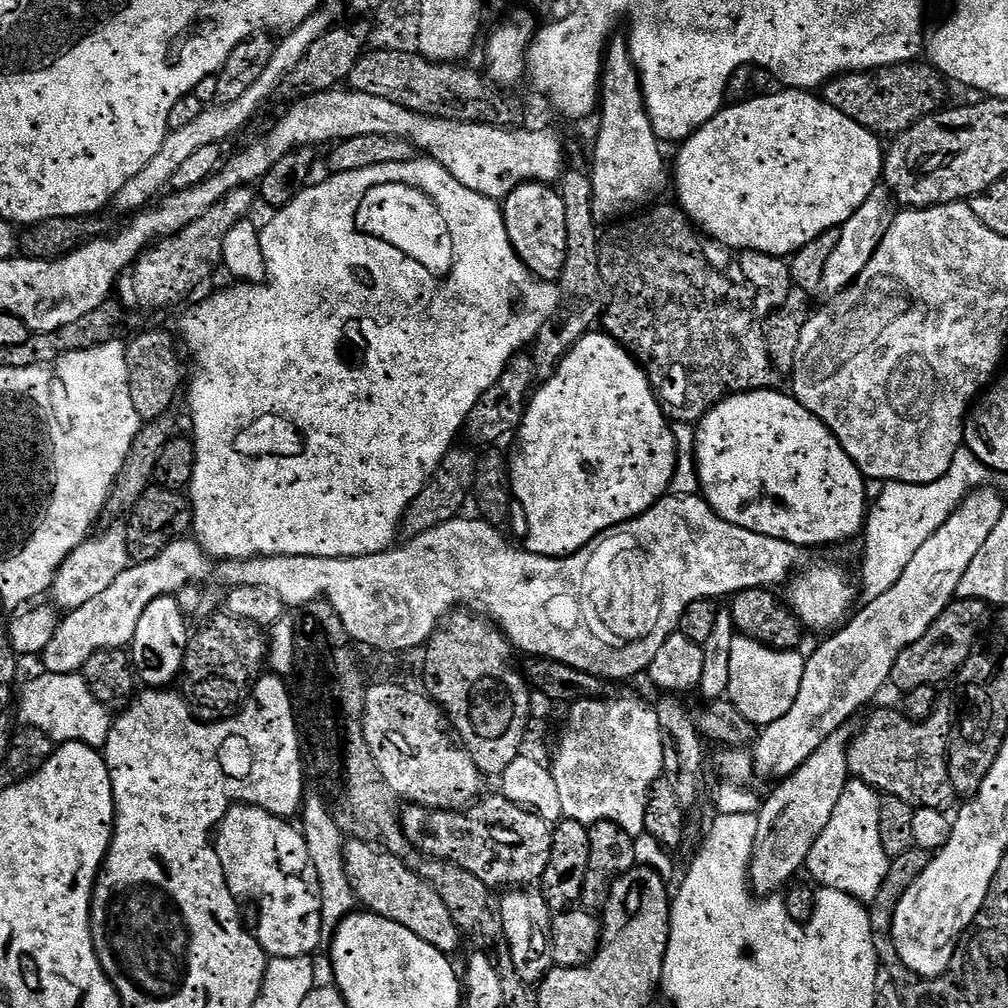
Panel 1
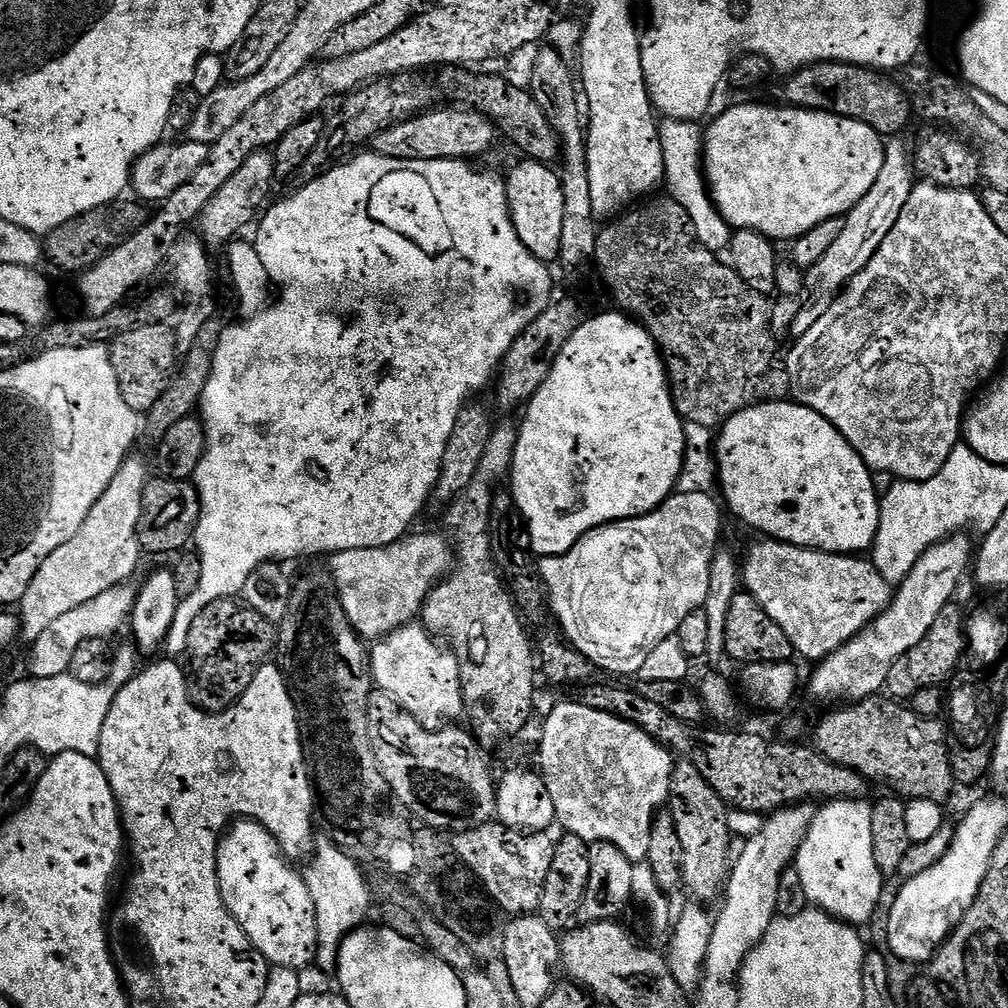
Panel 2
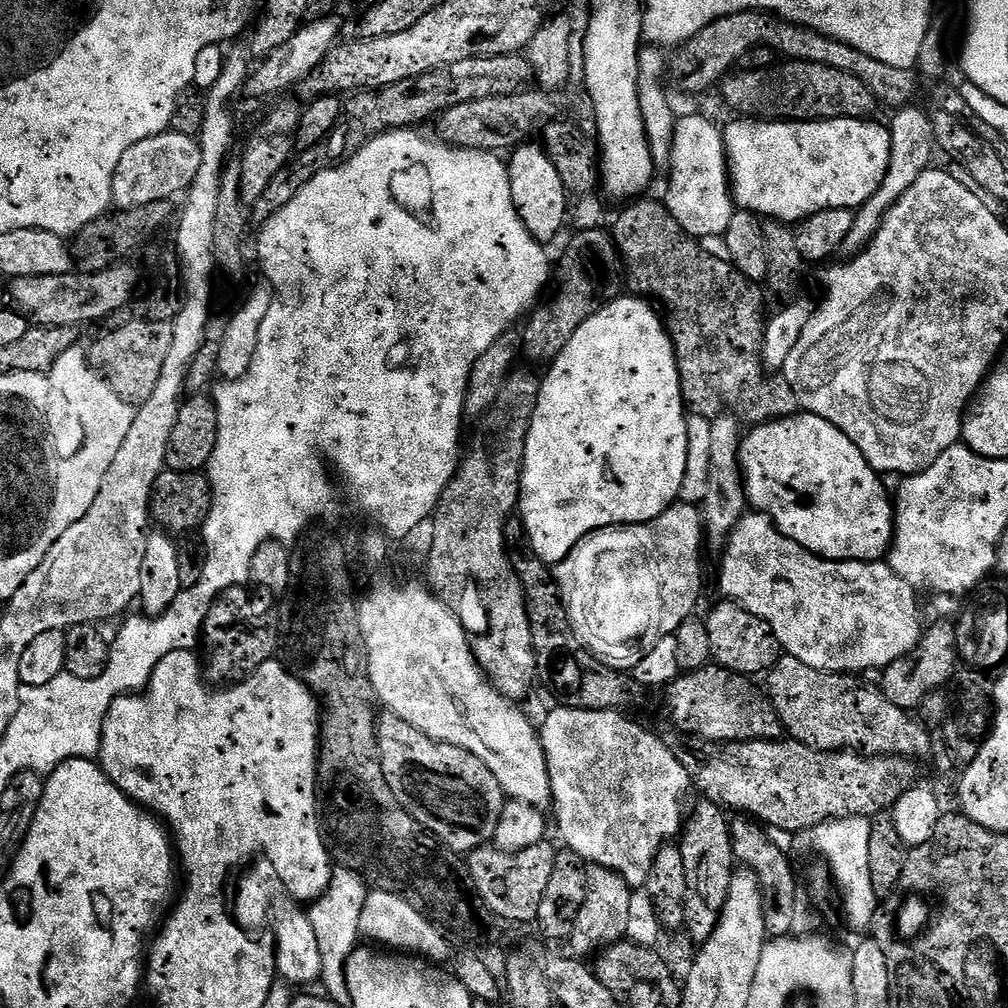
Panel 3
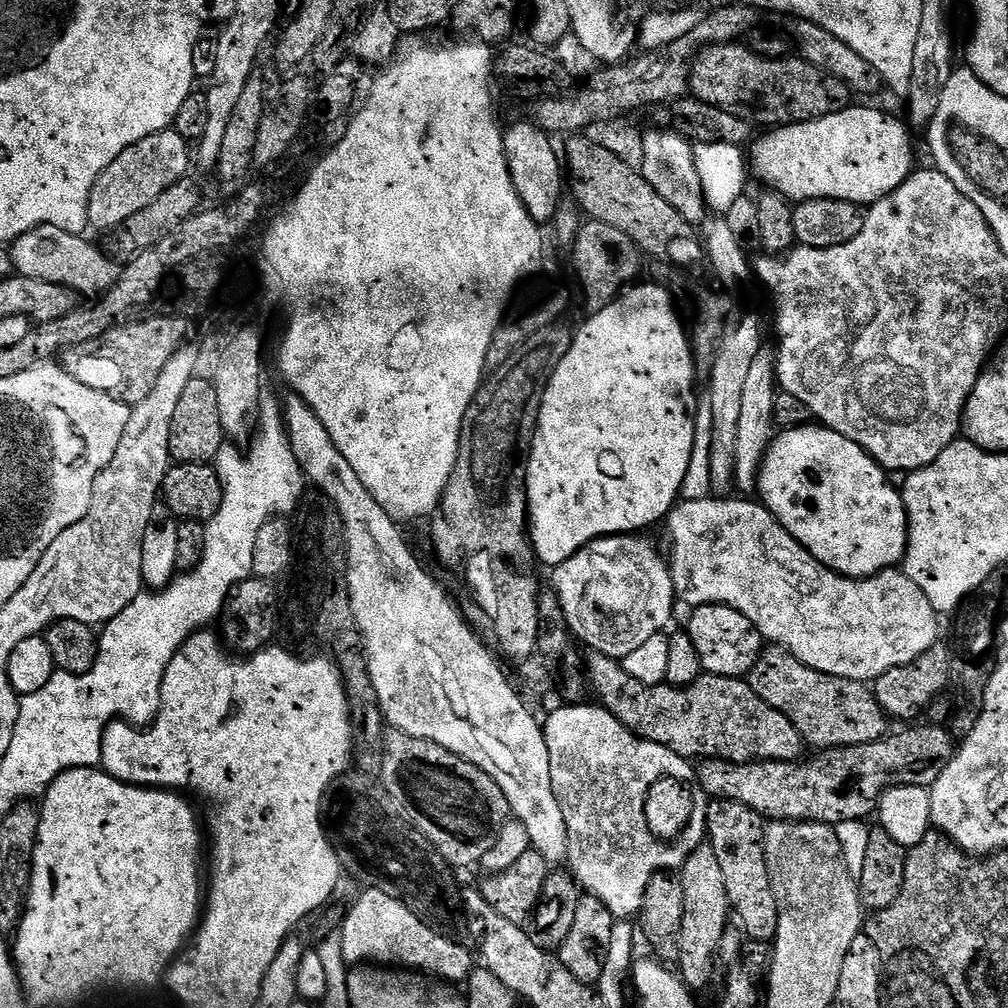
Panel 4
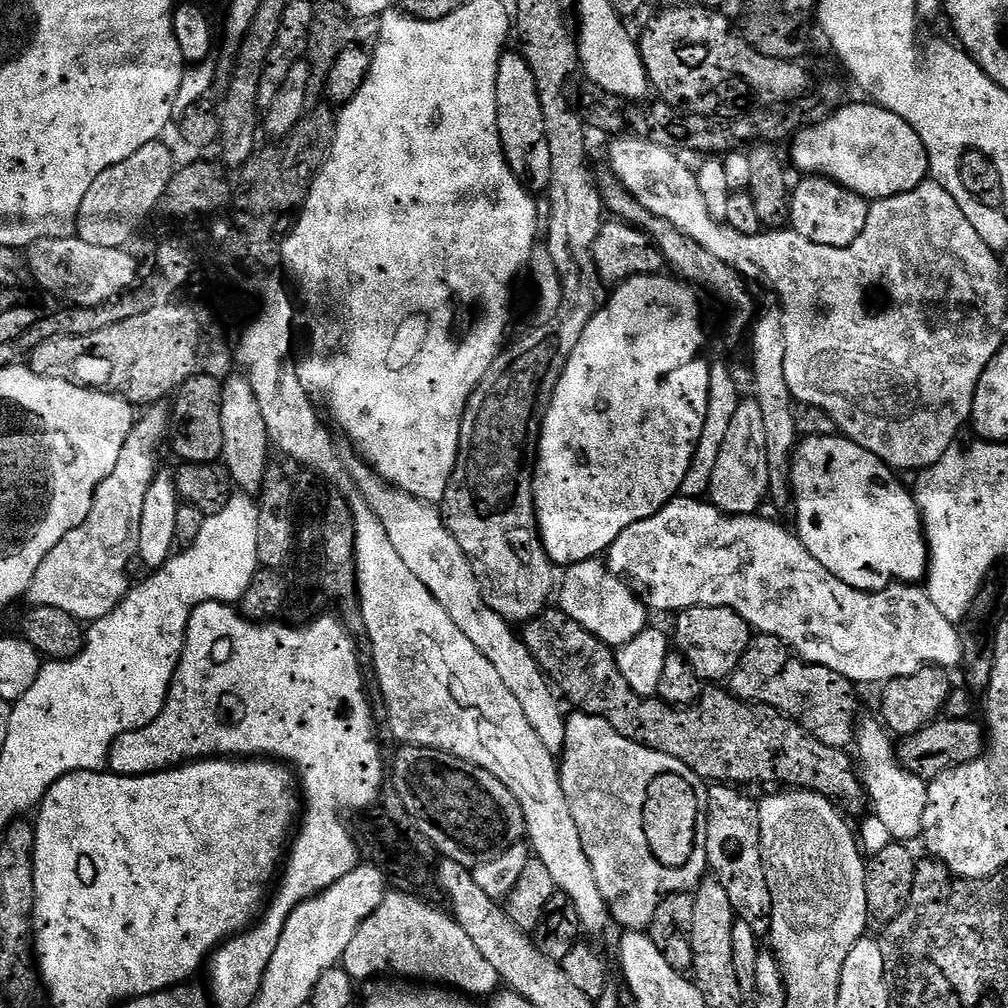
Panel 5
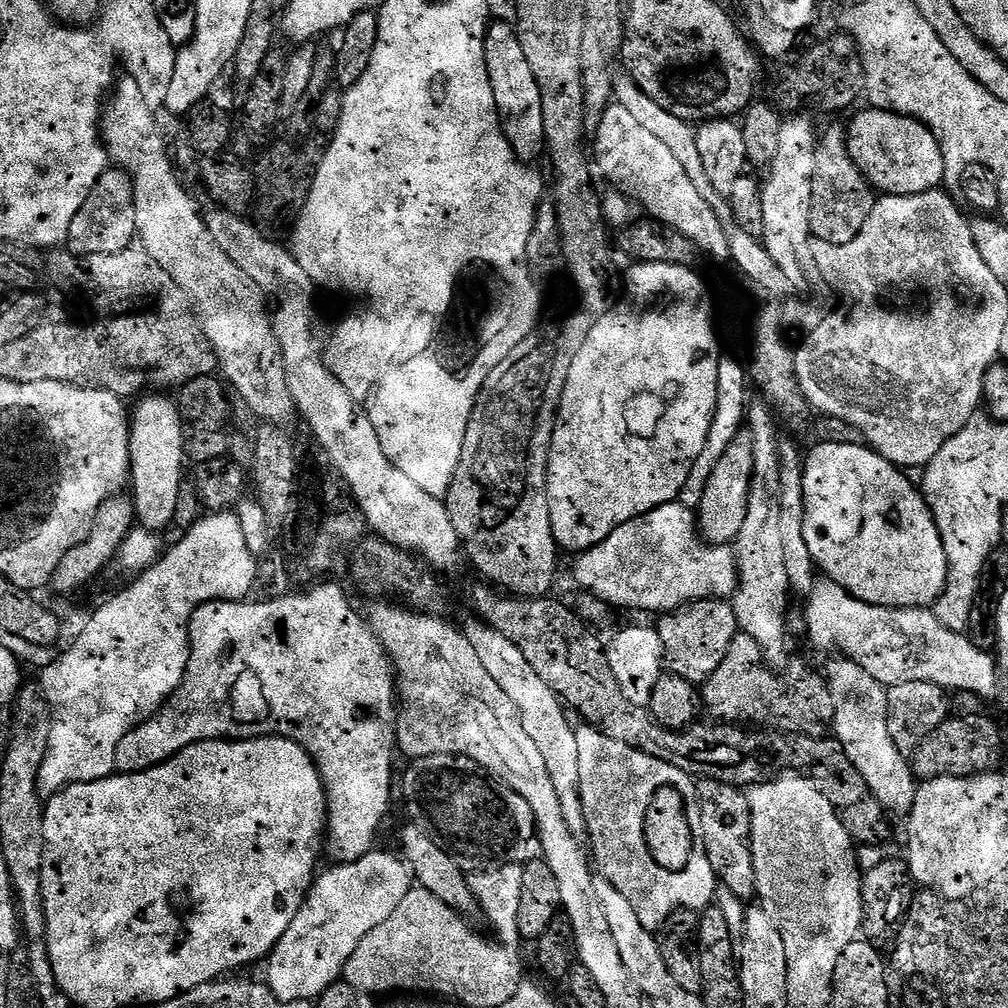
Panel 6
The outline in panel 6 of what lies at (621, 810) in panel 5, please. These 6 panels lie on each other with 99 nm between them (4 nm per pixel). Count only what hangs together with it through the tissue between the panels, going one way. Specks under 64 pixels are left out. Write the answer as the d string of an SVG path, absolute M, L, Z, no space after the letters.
M582 726L576 728L578 738L578 782L580 783L580 801L582 802L582 814L584 815L584 826L586 829L587 843L590 845L590 856L598 869L599 875L607 883L612 884L634 906L638 914L638 922L646 926L646 930L656 934L667 925L668 919L677 910L703 910L713 903L718 889L718 881L714 870L710 866L710 858L706 858L706 846L702 834L702 814L700 813L700 799L696 793L697 781L689 773L682 771L675 764L659 760L658 758L631 748L629 744L618 742L610 738L606 733L595 726Z

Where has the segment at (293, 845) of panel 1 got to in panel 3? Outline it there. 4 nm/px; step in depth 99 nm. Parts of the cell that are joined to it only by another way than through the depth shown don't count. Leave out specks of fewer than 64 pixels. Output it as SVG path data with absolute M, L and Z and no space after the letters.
M270 866L263 867L249 867L243 873L245 876L241 878L240 885L236 888L234 919L241 928L256 930L252 928L262 927L267 922L268 915L272 915L272 928L276 931L274 947L279 979L289 986L312 983L315 985L322 974L322 954L318 954L318 937L314 934L314 926L310 926L307 911L295 899L287 900L284 897L285 885L274 869Z

